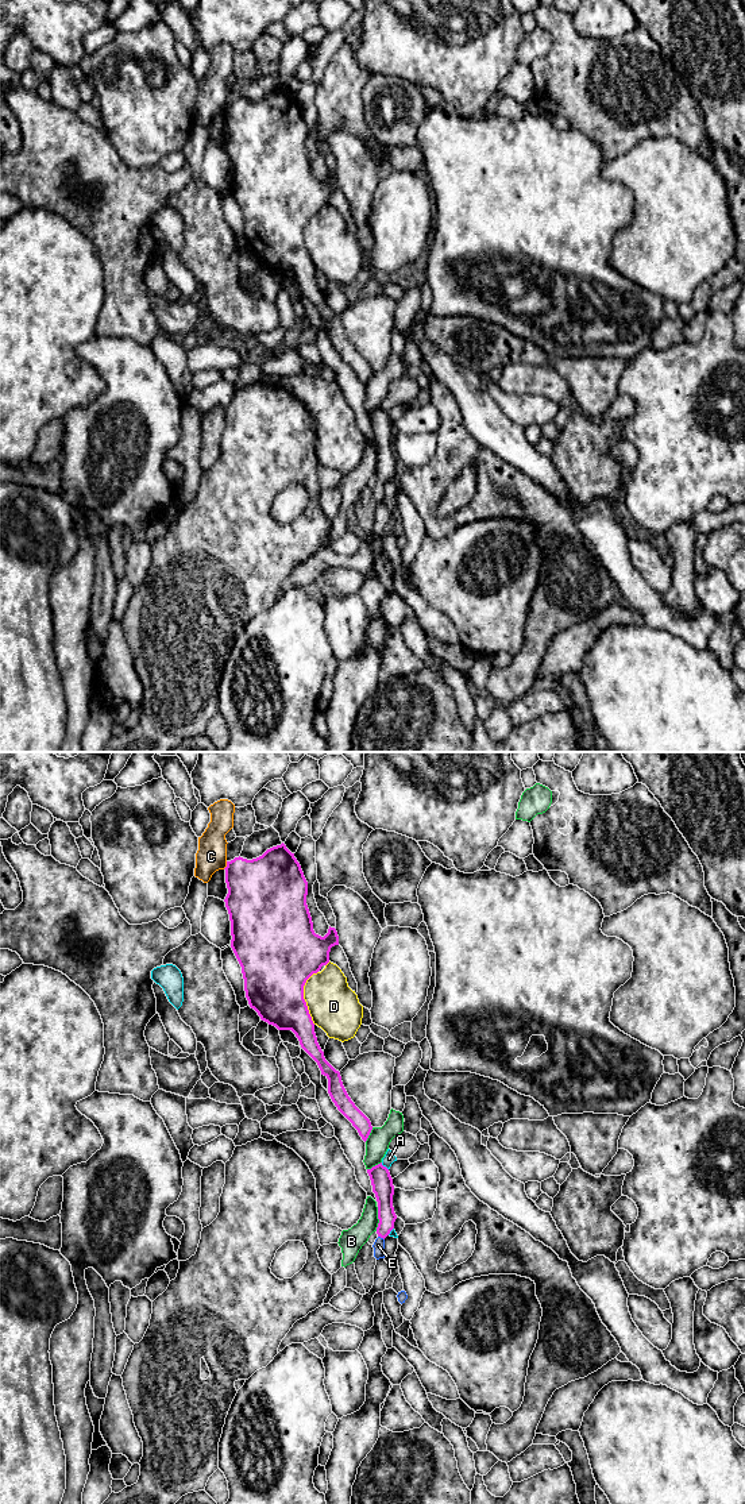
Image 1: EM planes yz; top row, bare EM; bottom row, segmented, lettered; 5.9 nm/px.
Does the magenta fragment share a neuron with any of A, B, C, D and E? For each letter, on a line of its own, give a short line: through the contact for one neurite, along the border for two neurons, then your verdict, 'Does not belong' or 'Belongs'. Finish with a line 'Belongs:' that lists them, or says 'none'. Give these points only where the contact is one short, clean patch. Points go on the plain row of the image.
A: Does not belong
B: Does not belong
C: Does not belong
D: Does not belong
E: Line: yz (386, 459), (386, 469), (381, 481), (378, 489). Belongs
Belongs: E

